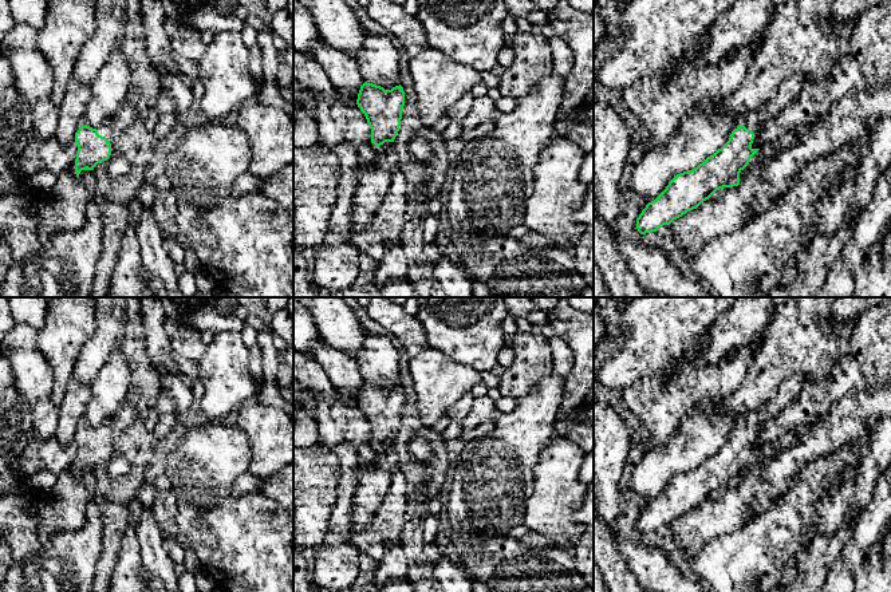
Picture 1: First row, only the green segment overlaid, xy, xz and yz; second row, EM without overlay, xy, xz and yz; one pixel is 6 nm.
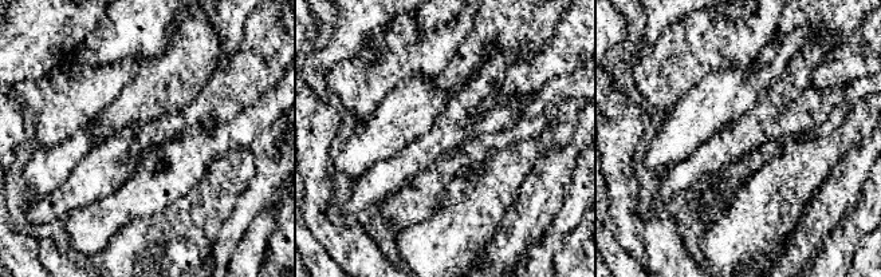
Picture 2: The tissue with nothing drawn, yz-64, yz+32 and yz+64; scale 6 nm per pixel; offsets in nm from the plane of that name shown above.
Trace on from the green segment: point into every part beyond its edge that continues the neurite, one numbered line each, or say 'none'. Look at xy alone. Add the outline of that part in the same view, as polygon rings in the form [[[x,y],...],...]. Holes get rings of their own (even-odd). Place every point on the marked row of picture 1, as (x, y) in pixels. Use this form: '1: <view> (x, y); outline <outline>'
1: xy (105, 129); outline [[[106,118],[98,127],[98,134],[102,137],[106,137],[109,142],[111,143],[111,153],[114,151],[113,146],[113,126],[111,126],[111,118]]]

